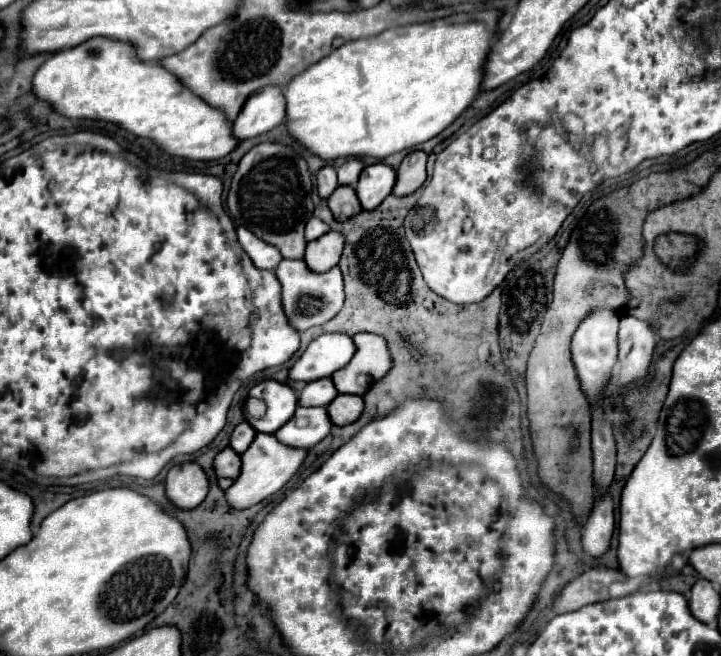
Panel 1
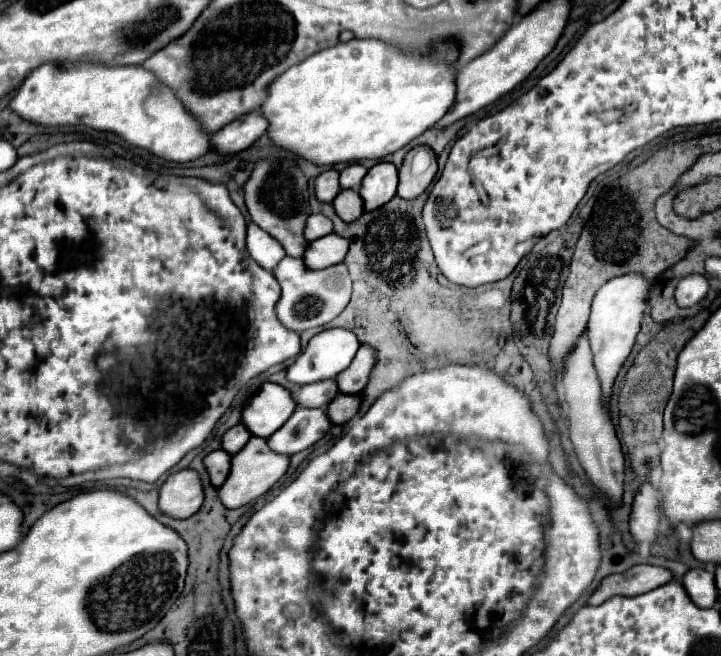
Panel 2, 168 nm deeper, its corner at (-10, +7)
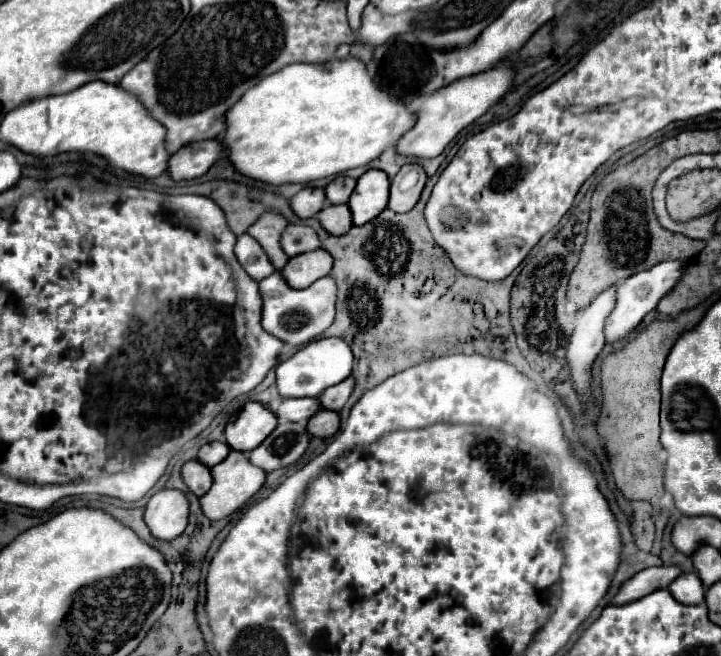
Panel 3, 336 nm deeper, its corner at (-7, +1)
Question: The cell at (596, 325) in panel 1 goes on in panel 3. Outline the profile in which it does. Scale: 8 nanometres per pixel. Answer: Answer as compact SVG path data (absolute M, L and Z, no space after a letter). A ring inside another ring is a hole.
M663 261L657 263L653 269L641 271L629 279L625 279L621 285L617 285L617 297L615 297L615 307L609 313L609 317L605 319L605 345L613 345L621 339L625 339L641 321L643 317L653 311L657 307L657 301L669 293L669 289L673 289L675 281L681 277L685 269L683 261Z

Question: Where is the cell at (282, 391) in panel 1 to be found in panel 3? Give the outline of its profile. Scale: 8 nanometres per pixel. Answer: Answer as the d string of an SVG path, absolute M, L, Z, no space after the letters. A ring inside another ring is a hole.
M247 401L225 427L225 441L231 449L253 451L277 427L277 415L259 401Z

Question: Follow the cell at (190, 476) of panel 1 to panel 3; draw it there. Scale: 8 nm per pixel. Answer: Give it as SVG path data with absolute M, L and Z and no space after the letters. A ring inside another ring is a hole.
M179 489L157 491L145 507L145 523L157 539L175 539L187 527L189 501Z

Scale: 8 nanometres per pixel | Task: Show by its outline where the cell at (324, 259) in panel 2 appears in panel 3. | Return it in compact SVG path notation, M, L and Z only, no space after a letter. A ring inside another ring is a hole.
M319 247L315 251L291 257L289 263L283 267L283 273L285 281L289 281L293 289L303 289L321 279L323 275L329 275L331 269L333 269L331 253Z

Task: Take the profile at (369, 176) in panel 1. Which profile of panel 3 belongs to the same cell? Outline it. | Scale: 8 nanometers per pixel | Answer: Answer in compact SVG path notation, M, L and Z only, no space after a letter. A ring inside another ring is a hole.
M367 171L357 179L357 187L349 199L353 225L369 223L387 207L389 185L391 179L385 171Z

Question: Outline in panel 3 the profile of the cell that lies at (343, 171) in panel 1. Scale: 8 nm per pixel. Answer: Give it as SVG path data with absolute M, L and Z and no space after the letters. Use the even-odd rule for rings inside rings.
M339 175L337 179L333 179L327 187L325 187L325 195L327 195L327 201L337 205L337 203L347 203L351 193L355 189L355 179L351 177L345 177L345 175Z

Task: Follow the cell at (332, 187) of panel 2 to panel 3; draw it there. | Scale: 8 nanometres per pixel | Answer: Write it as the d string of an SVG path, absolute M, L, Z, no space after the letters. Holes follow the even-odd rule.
M303 187L303 189L291 199L293 211L295 211L299 217L303 217L303 219L315 217L325 205L327 205L325 189L319 189L319 187Z

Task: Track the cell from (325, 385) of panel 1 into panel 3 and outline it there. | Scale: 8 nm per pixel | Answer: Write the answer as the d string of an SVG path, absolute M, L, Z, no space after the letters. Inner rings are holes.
M293 397L283 399L281 407L277 409L277 415L289 421L309 421L319 409L321 403L315 397Z

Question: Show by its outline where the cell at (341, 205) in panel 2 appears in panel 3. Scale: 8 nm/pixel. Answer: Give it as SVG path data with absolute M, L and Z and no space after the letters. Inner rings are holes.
M327 205L317 219L333 235L345 235L353 227L353 217L349 205Z

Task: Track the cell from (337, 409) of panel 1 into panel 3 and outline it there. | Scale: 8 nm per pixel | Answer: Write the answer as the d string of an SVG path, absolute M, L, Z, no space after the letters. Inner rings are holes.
M321 409L319 413L315 413L309 423L307 429L313 437L333 437L341 427L341 417L337 411L329 411L329 409Z

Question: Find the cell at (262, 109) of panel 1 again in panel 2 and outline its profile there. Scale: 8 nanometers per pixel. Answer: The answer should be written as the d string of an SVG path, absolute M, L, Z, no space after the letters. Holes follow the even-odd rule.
M254 111L250 115L244 115L236 121L228 123L220 131L216 131L214 135L210 135L212 151L216 151L220 155L232 155L232 153L244 151L260 135L264 135L266 127L268 127L268 121L258 111Z

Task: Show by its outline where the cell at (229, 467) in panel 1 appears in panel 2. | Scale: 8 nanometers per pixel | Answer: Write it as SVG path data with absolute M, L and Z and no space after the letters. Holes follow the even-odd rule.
M222 449L212 451L212 453L208 453L204 457L204 467L206 467L208 475L210 475L210 483L218 489L226 481L228 473L230 473L230 455L226 451L222 451Z

